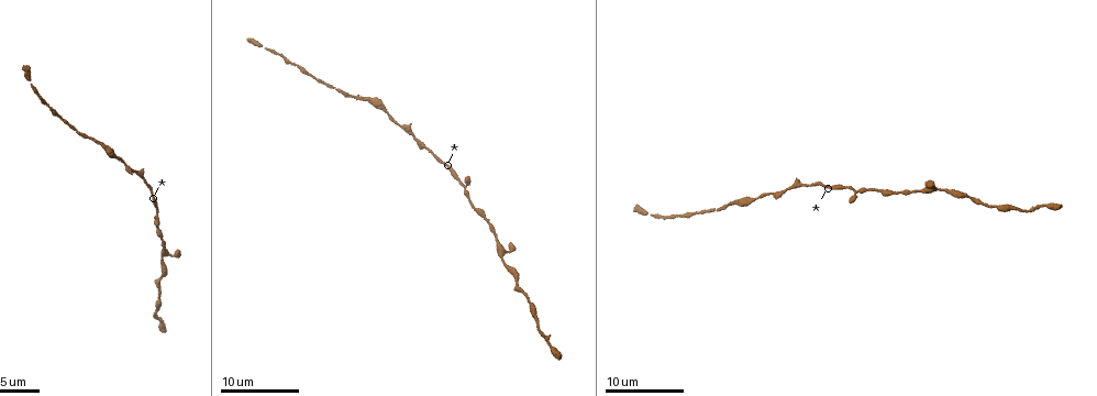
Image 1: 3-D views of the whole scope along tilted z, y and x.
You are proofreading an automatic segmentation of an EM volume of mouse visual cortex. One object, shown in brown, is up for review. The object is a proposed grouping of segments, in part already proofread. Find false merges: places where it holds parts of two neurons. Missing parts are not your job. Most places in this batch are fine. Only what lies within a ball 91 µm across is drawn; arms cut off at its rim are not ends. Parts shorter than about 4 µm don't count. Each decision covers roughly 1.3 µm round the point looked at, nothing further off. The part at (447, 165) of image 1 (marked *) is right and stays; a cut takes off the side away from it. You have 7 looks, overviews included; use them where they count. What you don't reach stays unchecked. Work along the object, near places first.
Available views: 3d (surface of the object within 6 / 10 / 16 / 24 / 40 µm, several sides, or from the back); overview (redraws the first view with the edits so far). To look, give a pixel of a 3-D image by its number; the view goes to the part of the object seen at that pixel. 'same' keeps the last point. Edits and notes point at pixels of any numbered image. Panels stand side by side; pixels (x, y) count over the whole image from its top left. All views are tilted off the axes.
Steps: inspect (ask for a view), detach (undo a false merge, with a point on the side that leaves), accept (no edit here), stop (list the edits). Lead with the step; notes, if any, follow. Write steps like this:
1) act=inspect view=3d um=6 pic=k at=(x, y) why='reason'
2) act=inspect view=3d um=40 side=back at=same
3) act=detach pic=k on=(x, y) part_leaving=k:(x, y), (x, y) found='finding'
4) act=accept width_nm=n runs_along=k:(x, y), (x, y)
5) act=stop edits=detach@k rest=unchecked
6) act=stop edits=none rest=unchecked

act=inspect view=3d um=10 pic=1 at=(160, 240) why='thin neck'

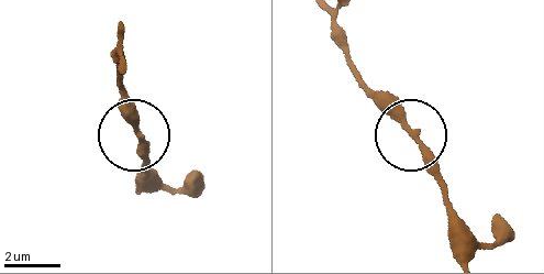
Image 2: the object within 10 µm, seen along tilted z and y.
act=accept width_nm=240 found='continuous, no second neuron'

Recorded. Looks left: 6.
act=inspect view=3d um=16 pic=1 at=(367, 98) why='calibre changes'

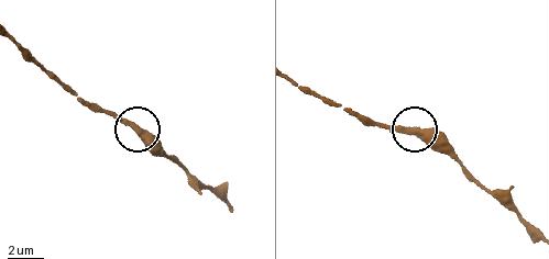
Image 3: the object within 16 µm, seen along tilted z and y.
act=inspect view=3d um=16 side=back pic=3 at=(132, 125)

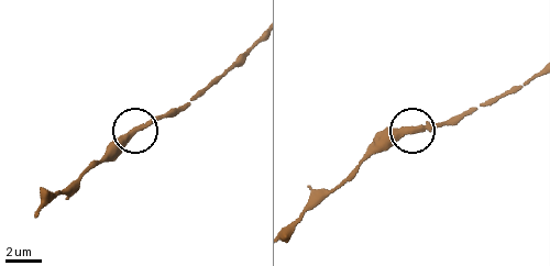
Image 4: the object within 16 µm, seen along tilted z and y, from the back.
act=accept width_nm=340 found='one neuron here'

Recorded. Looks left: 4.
act=inspect view=3d um=16 pic=1 at=(127, 163) why='calibre changes'

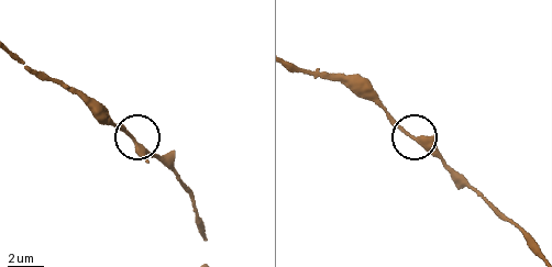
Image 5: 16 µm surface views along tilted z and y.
act=accept runs_along=5:(518, 224), (498, 213), (398, 128), (378, 98) found='all the same neuron'

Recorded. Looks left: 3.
act=inspect view=3d um=10 pic=1 at=(713, 210) why='narrows sharply'

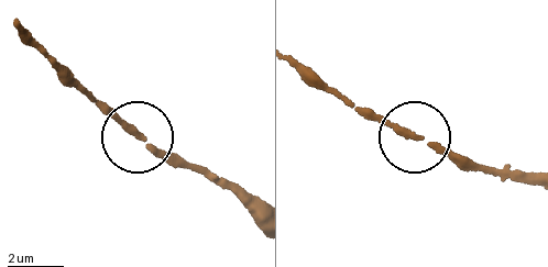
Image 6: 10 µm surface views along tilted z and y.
act=accept runs_along=6:(255, 220), (238, 193), (157, 158), (144, 137), (95, 103) found='continuous, no second neuron'

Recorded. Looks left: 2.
act=stop edits=none rest=unchecked

